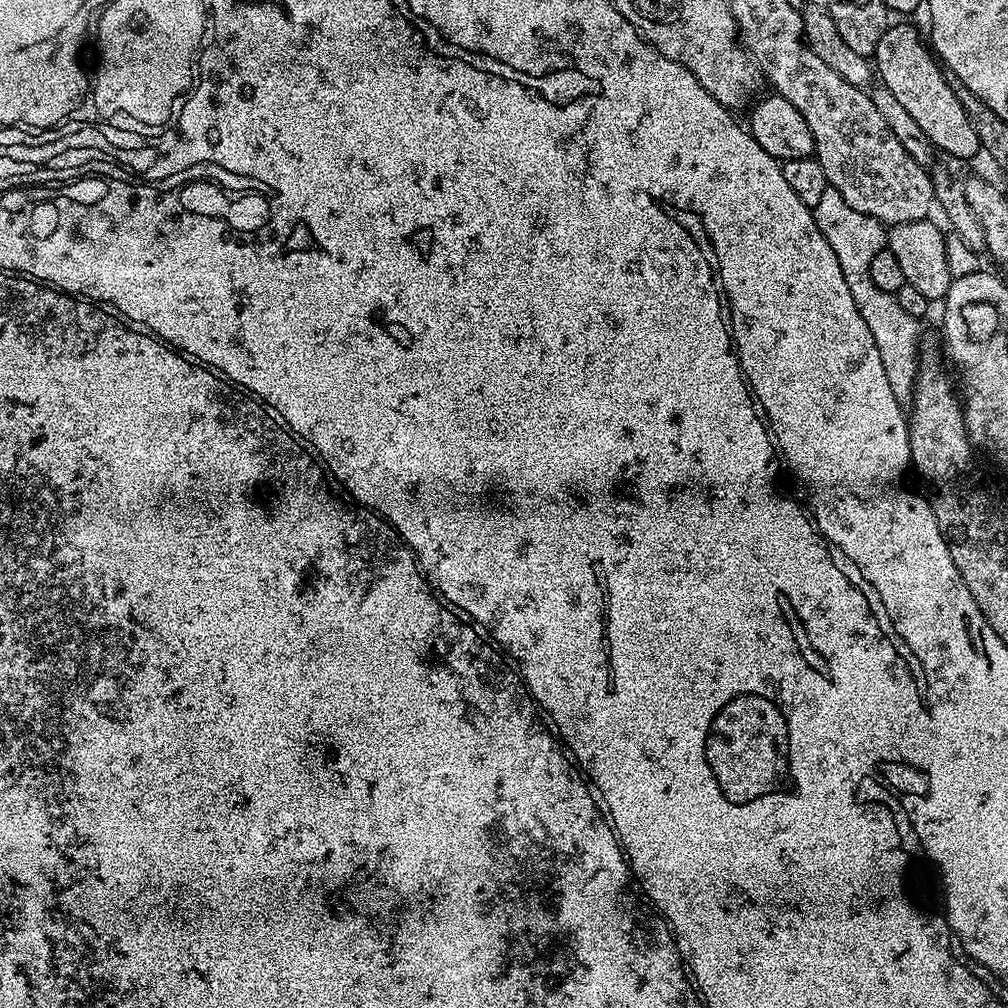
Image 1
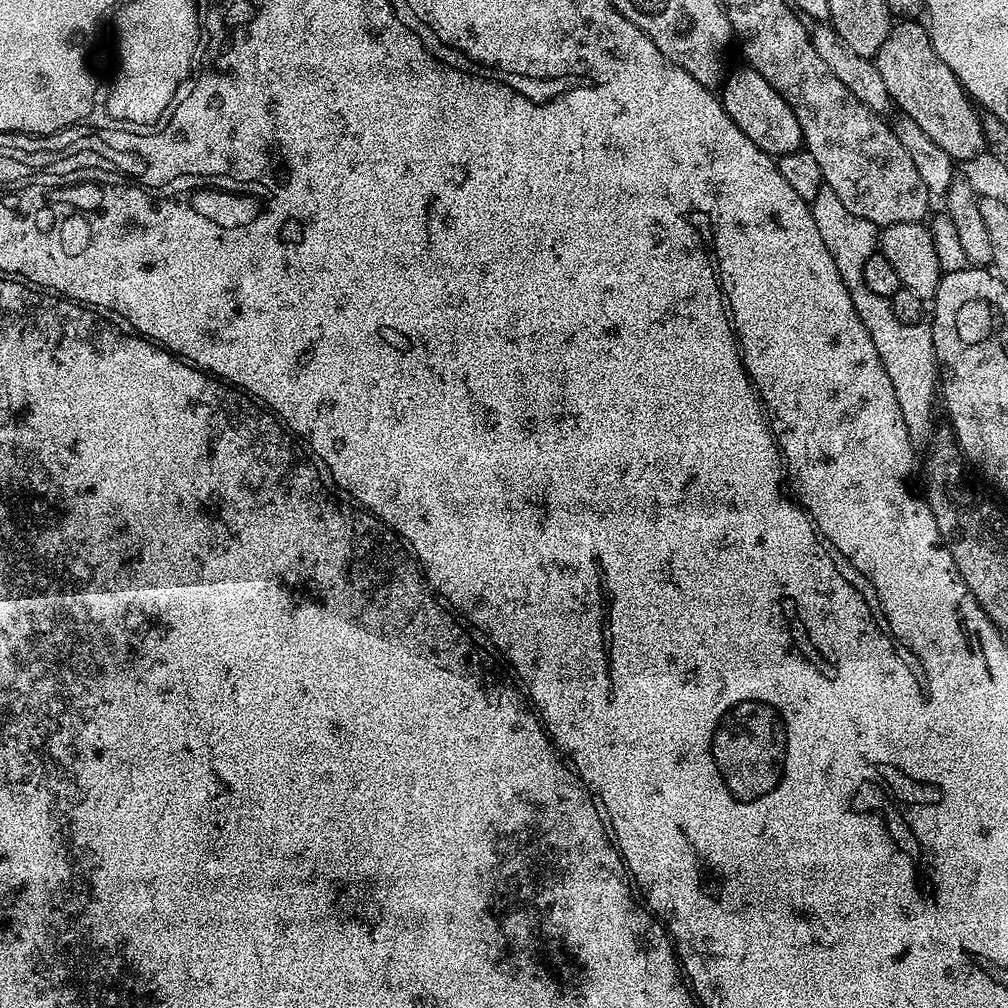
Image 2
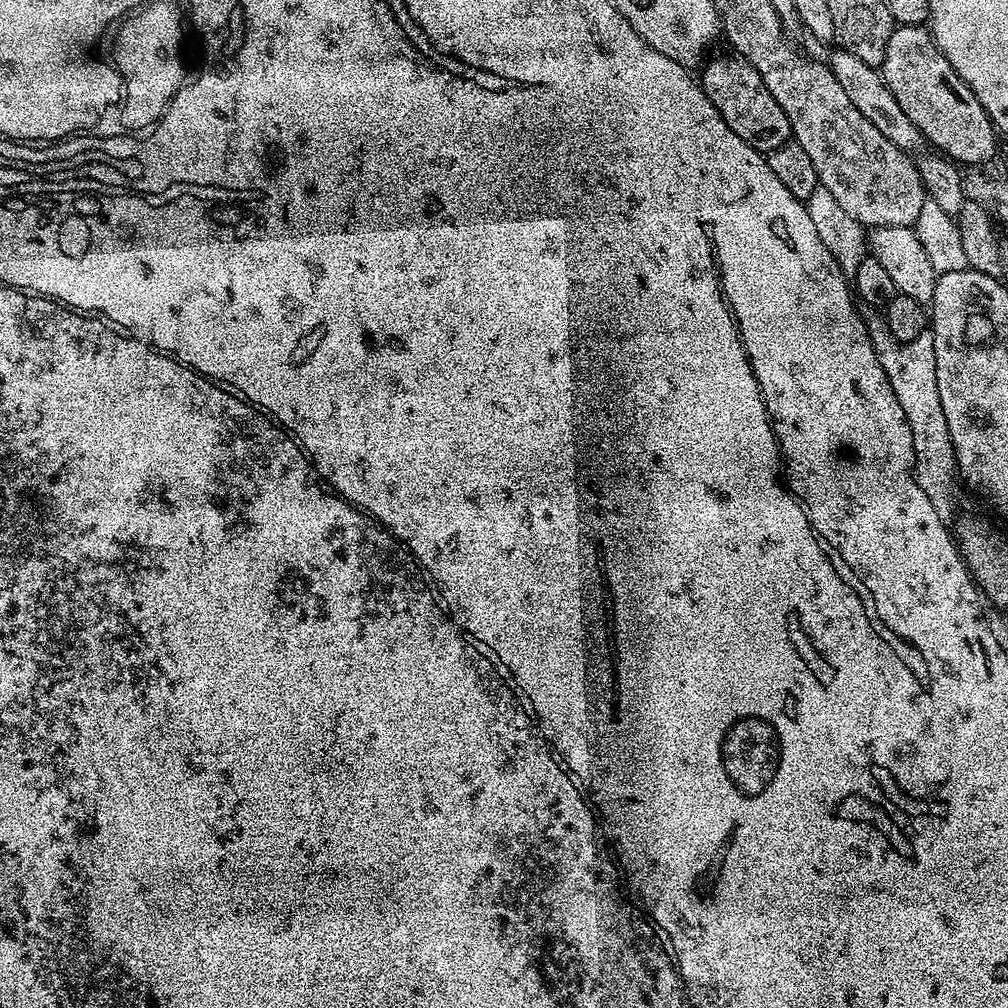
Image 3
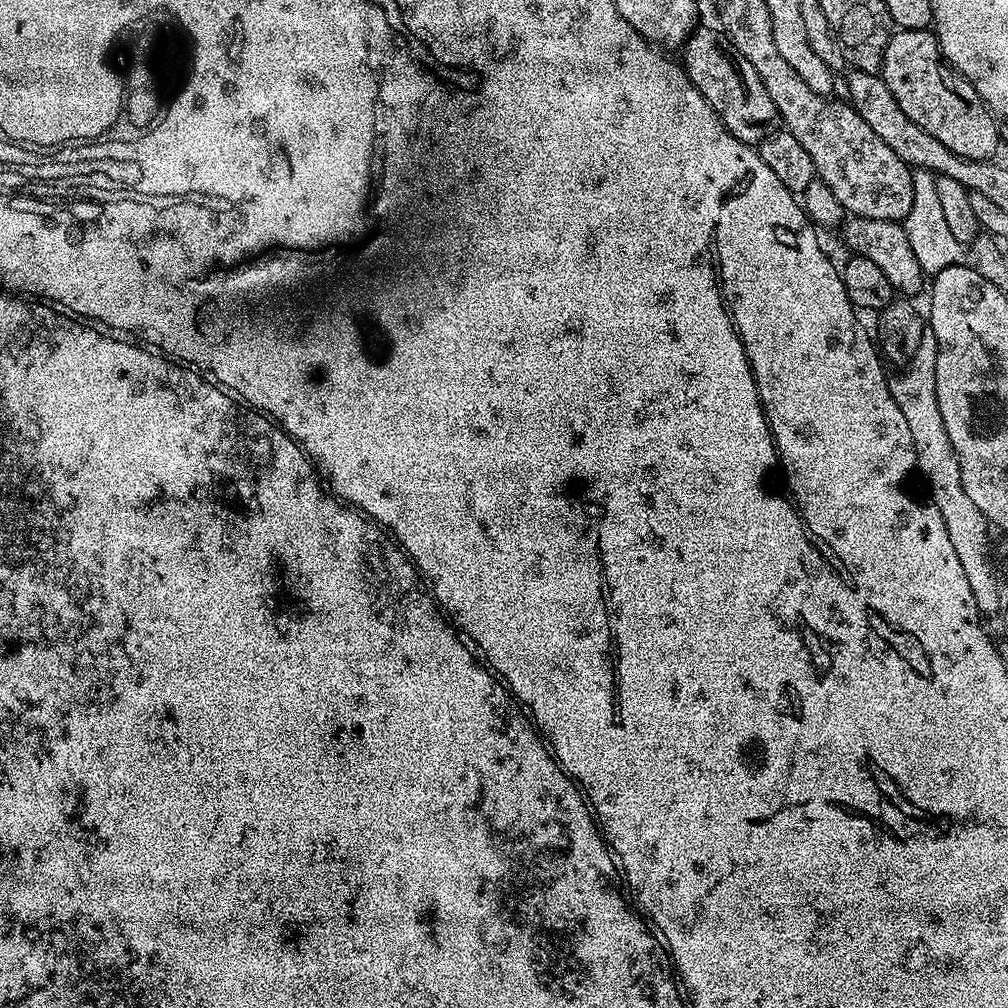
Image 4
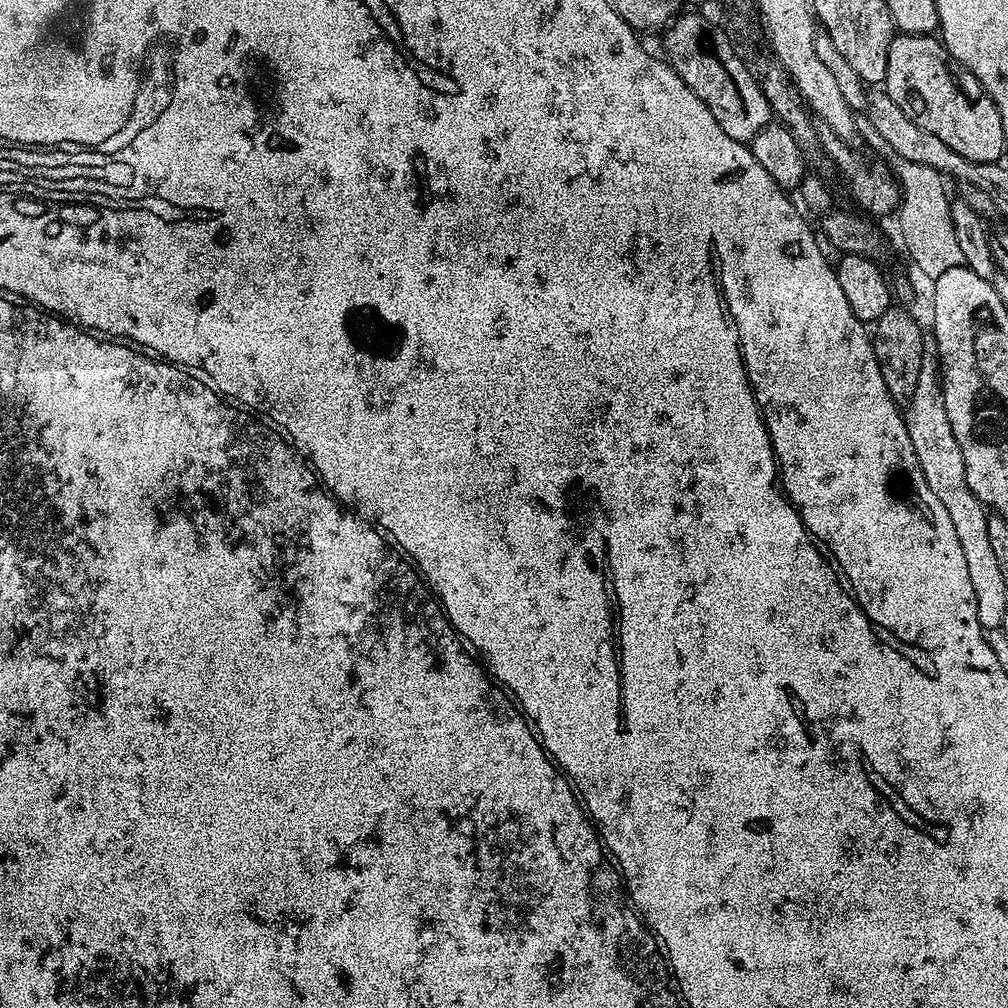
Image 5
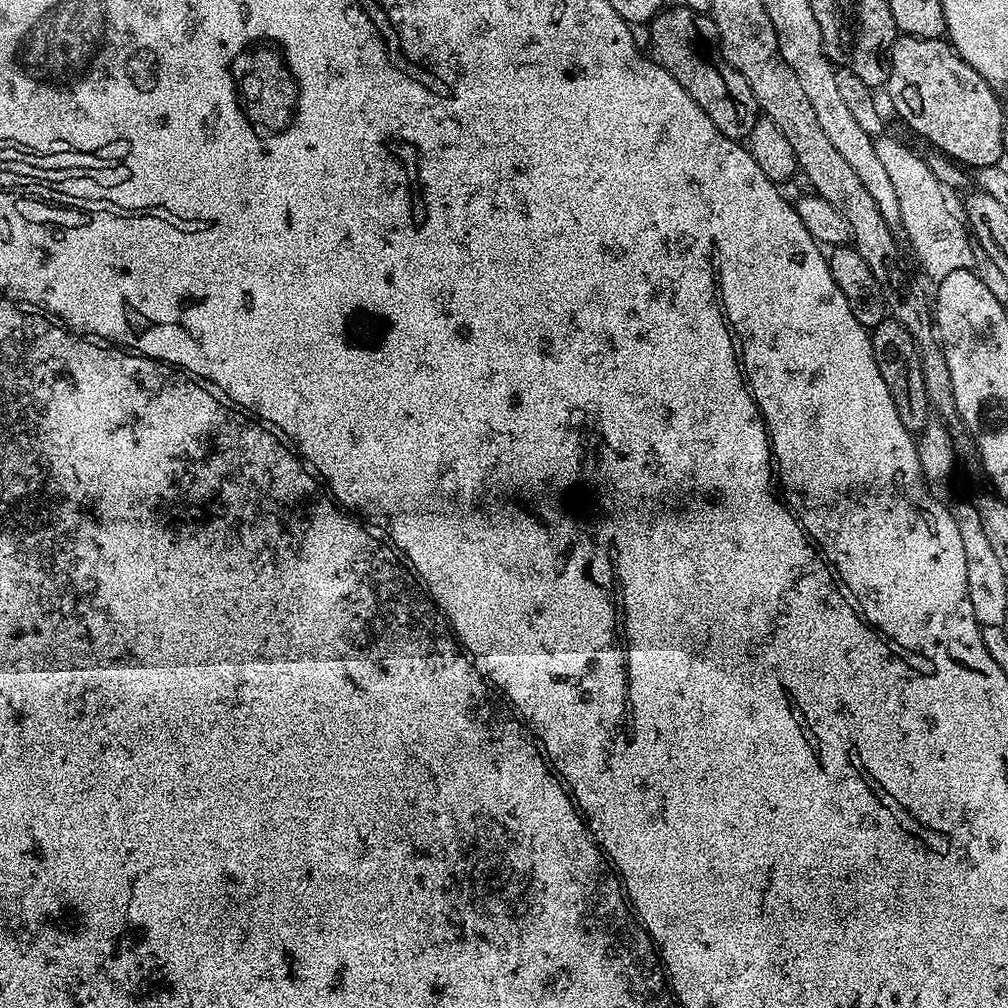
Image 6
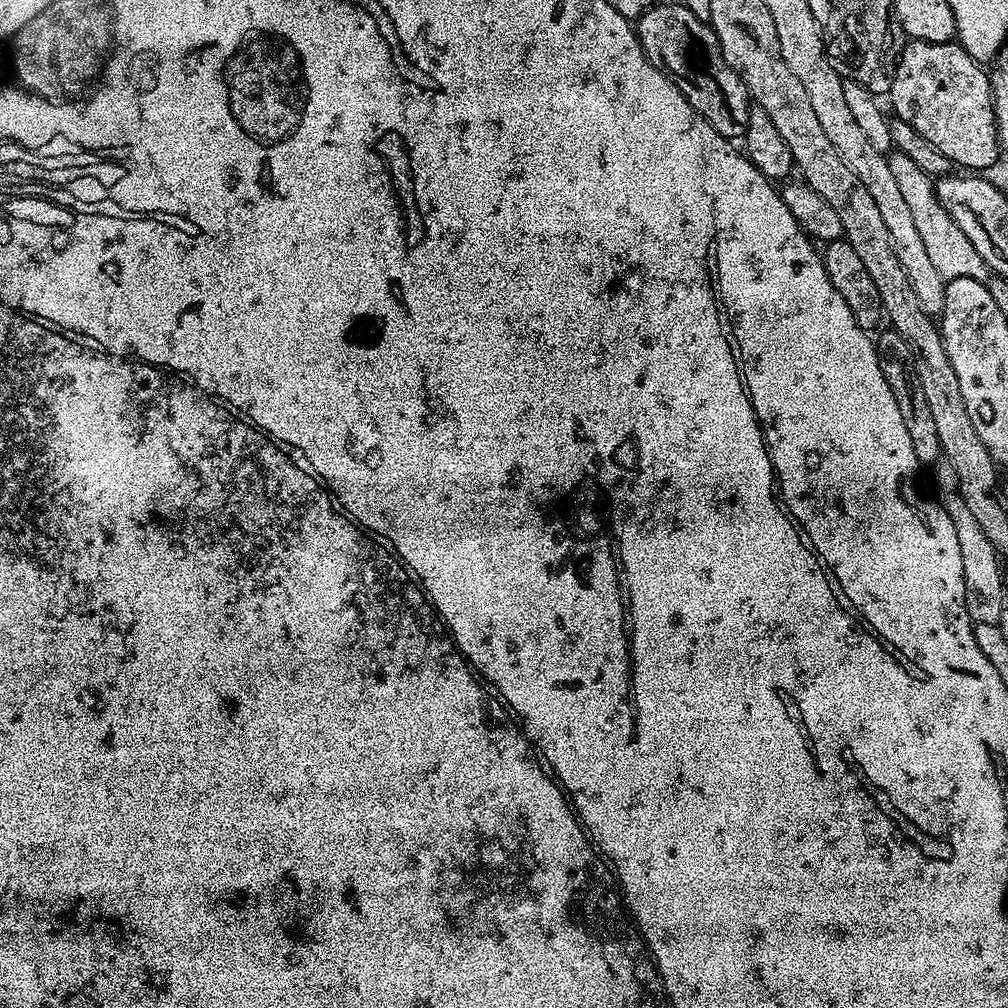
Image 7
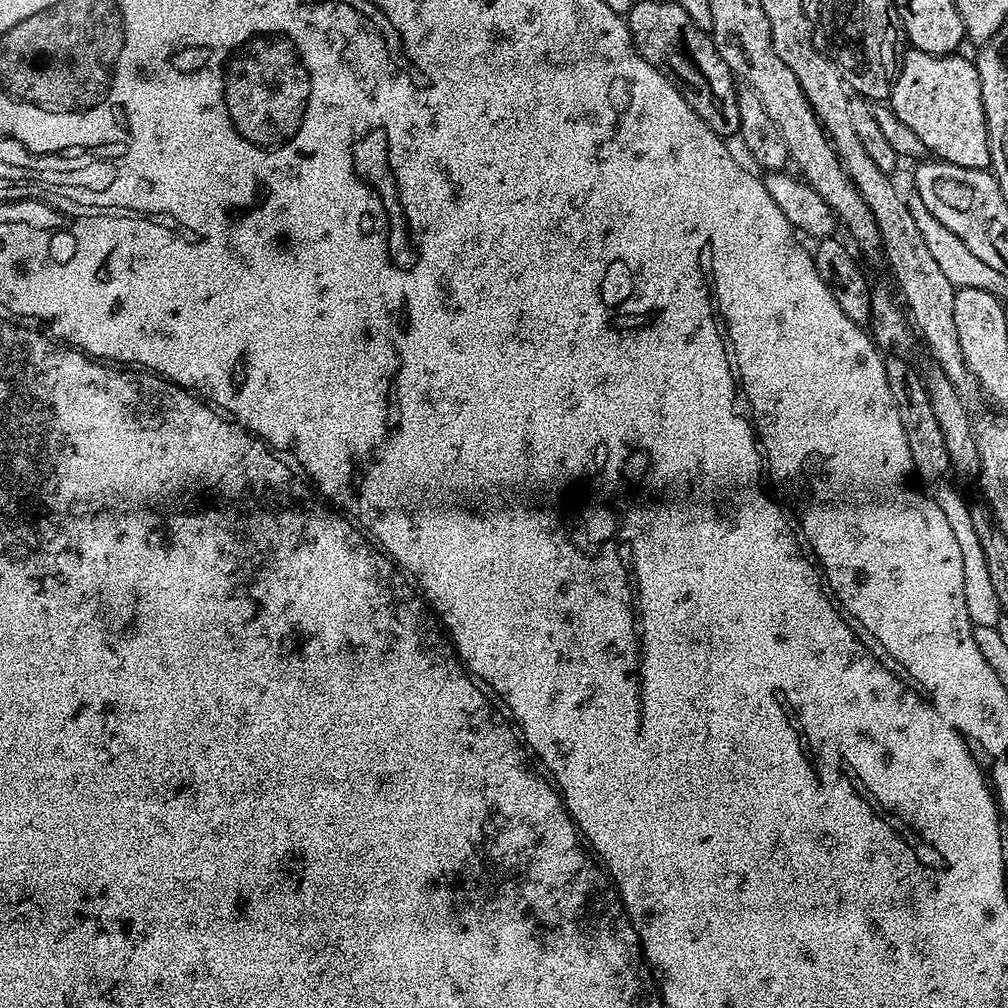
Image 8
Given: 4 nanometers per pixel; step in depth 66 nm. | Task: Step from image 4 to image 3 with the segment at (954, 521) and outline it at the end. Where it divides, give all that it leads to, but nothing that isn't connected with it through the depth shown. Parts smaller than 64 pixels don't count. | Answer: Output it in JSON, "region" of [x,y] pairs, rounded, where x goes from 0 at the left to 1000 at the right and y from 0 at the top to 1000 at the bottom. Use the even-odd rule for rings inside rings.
{"region":[[[869,308],[856,311],[857,319],[861,322],[861,330],[865,336],[867,347],[871,351],[871,359],[875,359],[875,367],[879,367],[879,375],[883,375],[883,383],[887,383],[887,391],[895,403],[895,411],[899,411],[899,419],[903,419],[903,431],[907,435],[907,454],[909,462],[907,475],[909,480],[927,498],[927,506],[931,506],[931,514],[943,517],[944,507],[948,500],[944,497],[944,475],[949,475],[948,447],[942,438],[942,423],[938,423],[938,410],[935,407],[935,395],[931,395],[931,371],[927,359],[927,335],[924,328],[918,327],[898,341],[888,337],[883,331],[881,320]]]}

